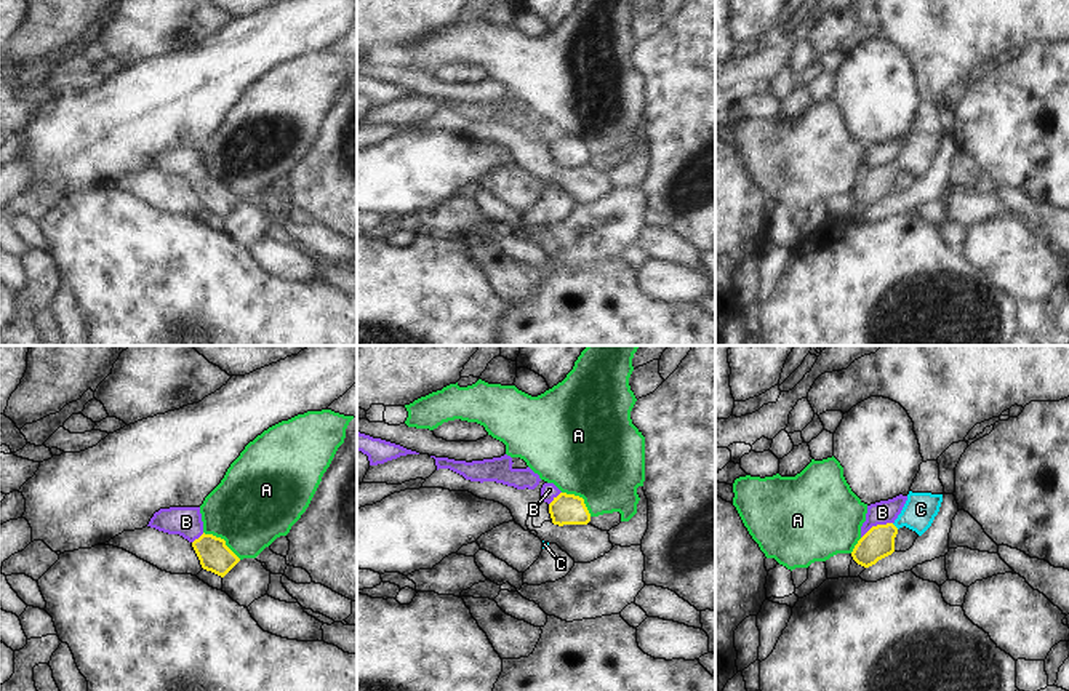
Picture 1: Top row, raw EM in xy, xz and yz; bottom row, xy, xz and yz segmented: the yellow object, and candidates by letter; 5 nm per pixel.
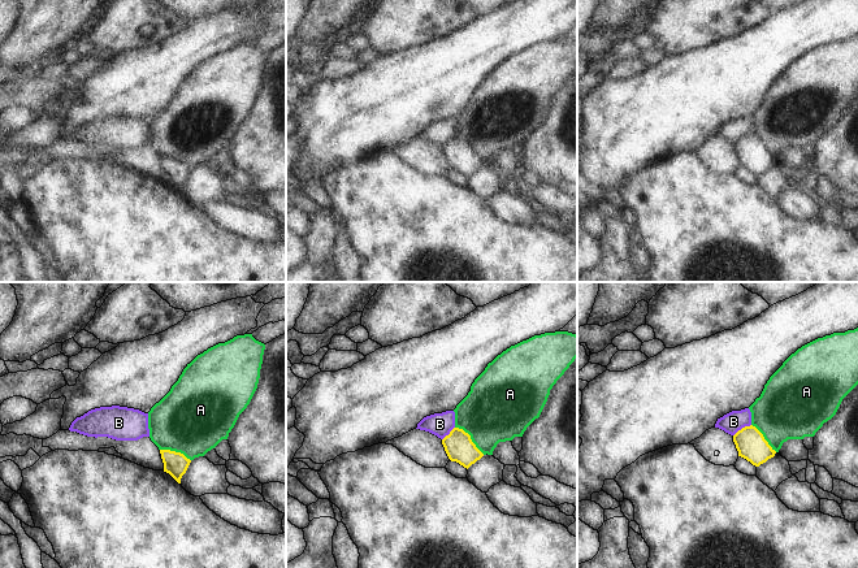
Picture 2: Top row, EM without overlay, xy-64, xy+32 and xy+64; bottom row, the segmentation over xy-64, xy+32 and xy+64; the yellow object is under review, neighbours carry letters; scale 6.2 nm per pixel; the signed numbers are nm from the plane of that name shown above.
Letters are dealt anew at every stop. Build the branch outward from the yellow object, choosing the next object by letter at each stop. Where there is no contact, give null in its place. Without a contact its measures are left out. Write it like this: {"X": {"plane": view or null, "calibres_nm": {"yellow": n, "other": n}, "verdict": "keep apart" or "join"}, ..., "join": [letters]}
{"A": {"plane": "xy", "calibres_nm": {"yellow": 160, "other": 400}, "verdict": "keep apart"}, "B": {"plane": "yz", "calibres_nm": {"yellow": 160, "other": 120}, "verdict": "keep apart"}, "C": {"plane": "yz", "calibres_nm": {"yellow": 160, "other": 160}, "verdict": "join"}, "join": ["C"]}

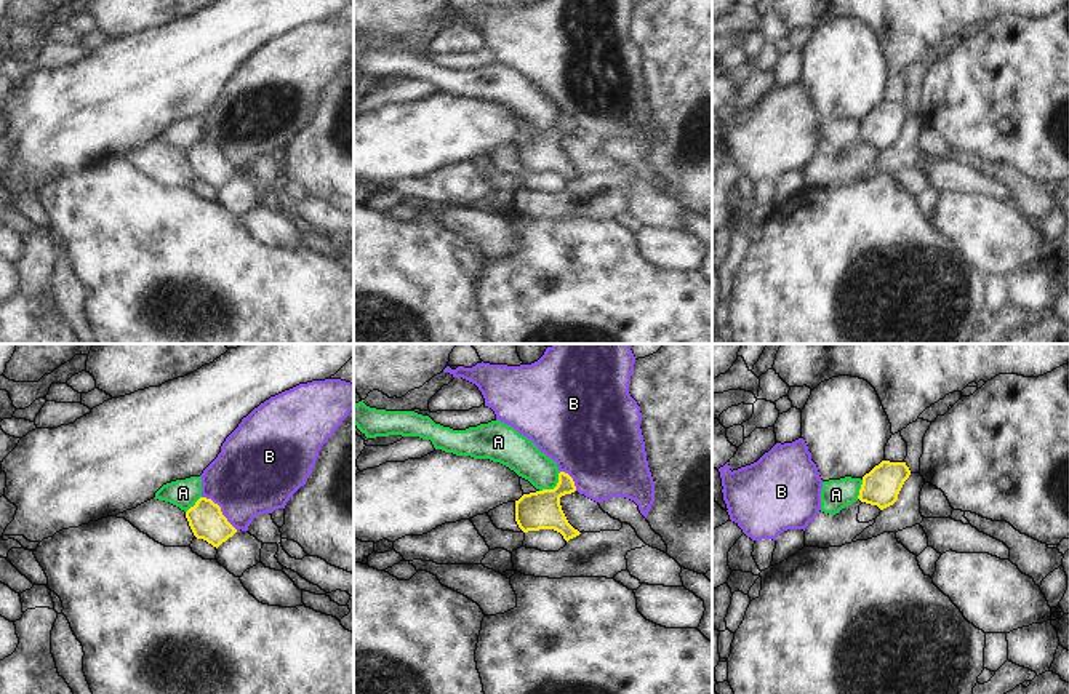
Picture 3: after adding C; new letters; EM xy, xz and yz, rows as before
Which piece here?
{"A": {"plane": "xz", "calibres_nm": {"yellow": 190, "other": 180}, "verdict": "keep apart"}, "B": {"plane": "xy", "calibres_nm": {"yellow": 180, "other": 400}, "verdict": "keep apart"}, "join": []}

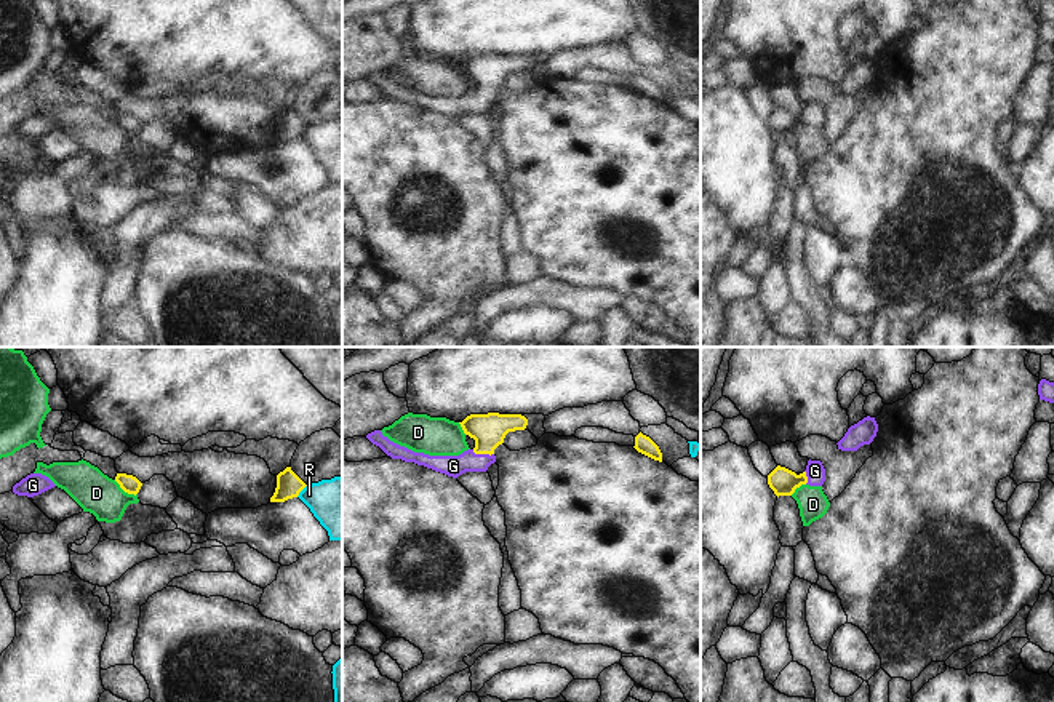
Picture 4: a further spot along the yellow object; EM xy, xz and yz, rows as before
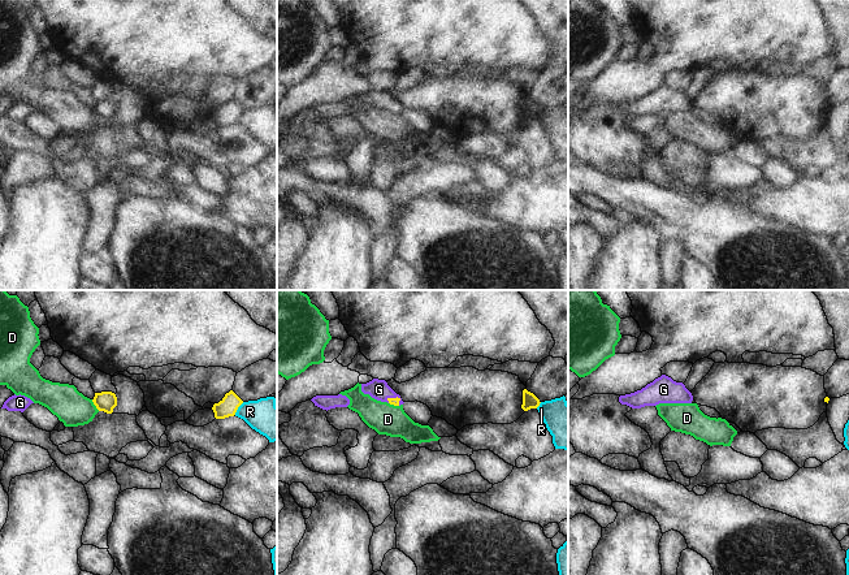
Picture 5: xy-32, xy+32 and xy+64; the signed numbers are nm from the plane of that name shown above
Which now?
{"D": {"plane": "xy", "calibres_nm": {"yellow": 90, "other": 200}, "verdict": "keep apart"}, "G": {"plane": "xz", "calibres_nm": {"yellow": 170, "other": 110}, "verdict": "join"}, "R": {"plane": "xy", "calibres_nm": {"yellow": 130, "other": 280}, "verdict": "keep apart"}, "join": ["G"]}

